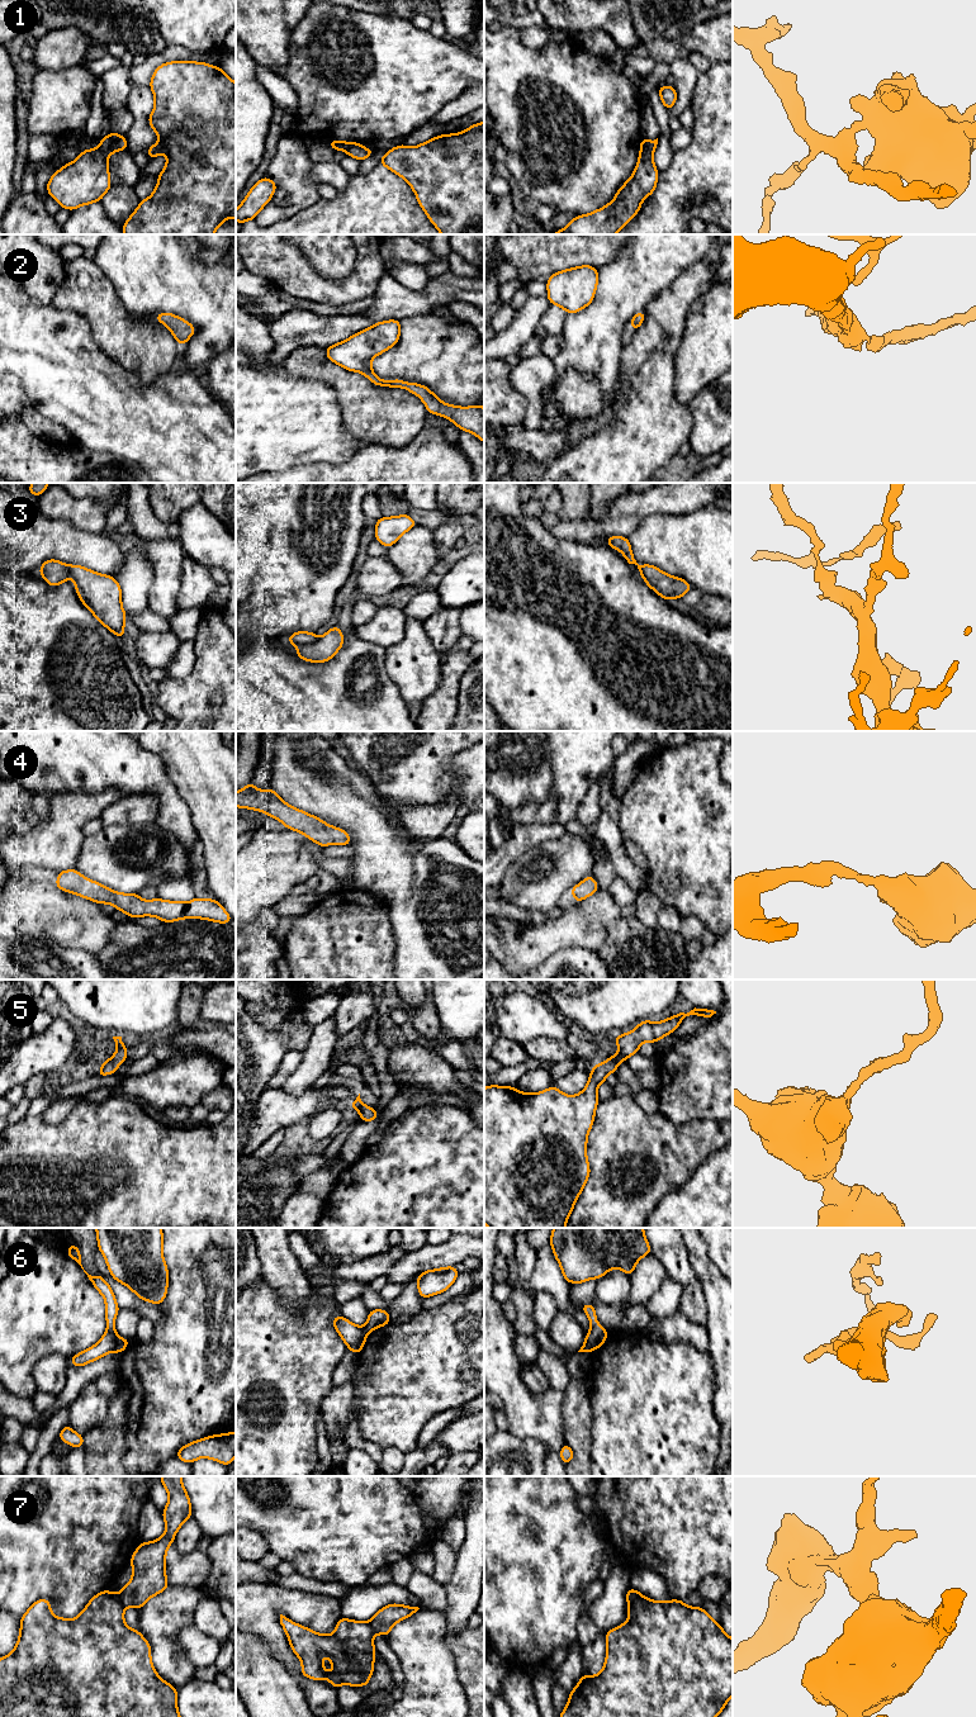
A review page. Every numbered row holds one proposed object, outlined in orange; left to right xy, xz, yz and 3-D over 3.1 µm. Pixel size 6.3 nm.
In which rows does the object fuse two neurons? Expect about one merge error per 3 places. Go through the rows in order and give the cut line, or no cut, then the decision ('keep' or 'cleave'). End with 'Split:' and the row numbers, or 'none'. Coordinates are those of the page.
1: cut xz (353, 142), (346, 152); cleave
2: cut none; keep
3: cut xz (318, 639), (298, 646); cleave
4: cut none; keep
5: cut none; keep
6: cut xy (121, 1338), (115, 1351); cleave
7: cut xy (117, 1594), (126, 1607); cleave
Split: 1, 3, 6, 7

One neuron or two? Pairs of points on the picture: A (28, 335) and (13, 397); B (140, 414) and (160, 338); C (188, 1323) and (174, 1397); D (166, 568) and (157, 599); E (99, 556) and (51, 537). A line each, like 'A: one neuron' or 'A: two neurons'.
A: two neurons
B: two neurons
C: one neuron
D: one neuron
E: one neuron

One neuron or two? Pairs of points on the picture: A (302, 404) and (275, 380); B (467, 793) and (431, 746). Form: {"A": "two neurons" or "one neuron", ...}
{"A": "one neuron", "B": "two neurons"}

